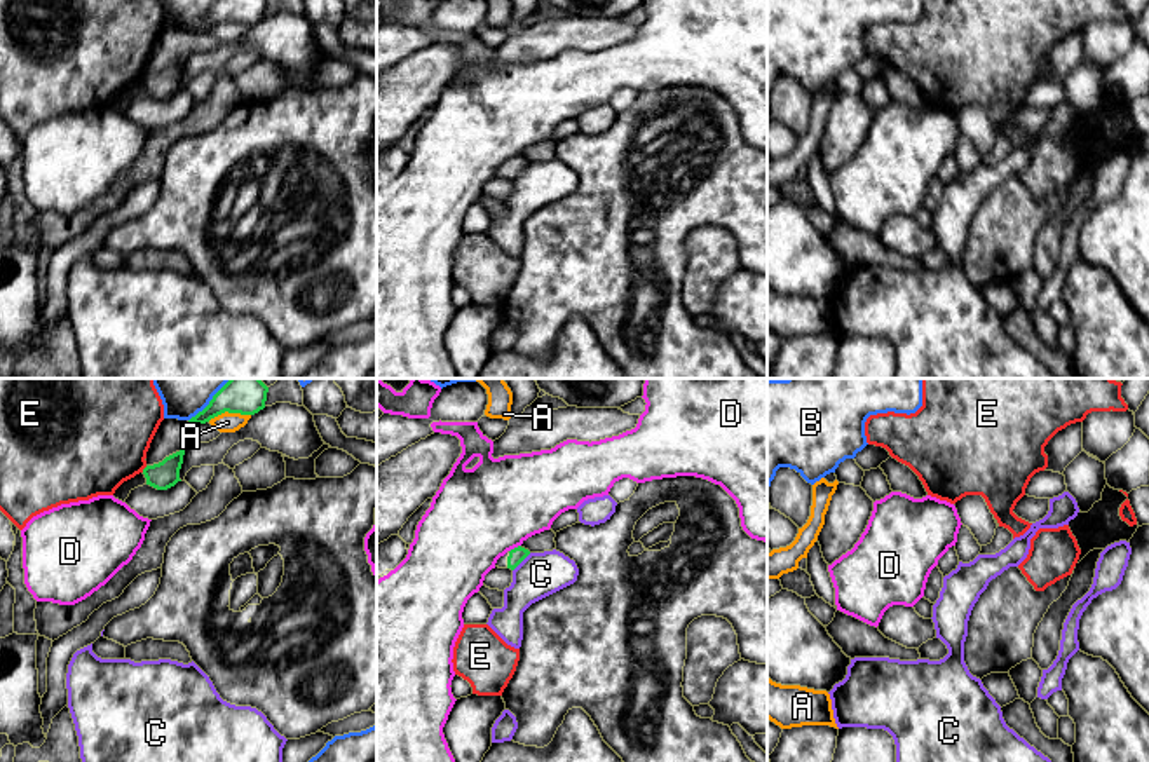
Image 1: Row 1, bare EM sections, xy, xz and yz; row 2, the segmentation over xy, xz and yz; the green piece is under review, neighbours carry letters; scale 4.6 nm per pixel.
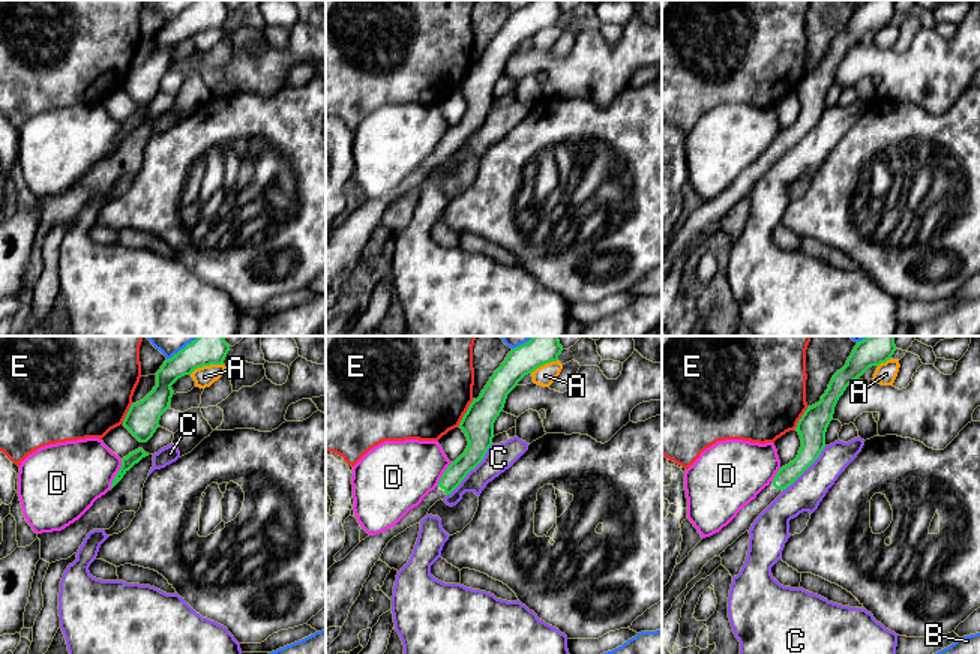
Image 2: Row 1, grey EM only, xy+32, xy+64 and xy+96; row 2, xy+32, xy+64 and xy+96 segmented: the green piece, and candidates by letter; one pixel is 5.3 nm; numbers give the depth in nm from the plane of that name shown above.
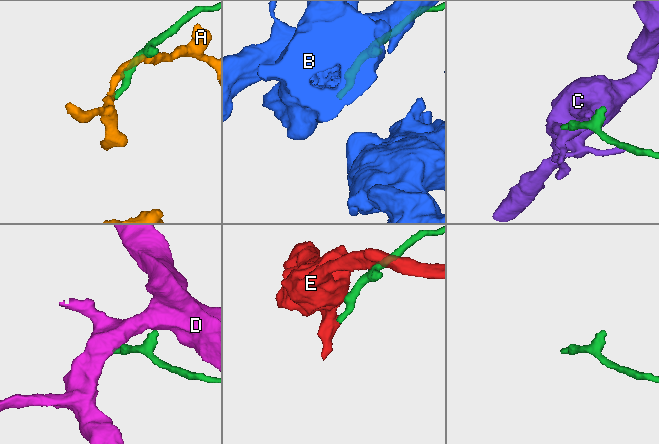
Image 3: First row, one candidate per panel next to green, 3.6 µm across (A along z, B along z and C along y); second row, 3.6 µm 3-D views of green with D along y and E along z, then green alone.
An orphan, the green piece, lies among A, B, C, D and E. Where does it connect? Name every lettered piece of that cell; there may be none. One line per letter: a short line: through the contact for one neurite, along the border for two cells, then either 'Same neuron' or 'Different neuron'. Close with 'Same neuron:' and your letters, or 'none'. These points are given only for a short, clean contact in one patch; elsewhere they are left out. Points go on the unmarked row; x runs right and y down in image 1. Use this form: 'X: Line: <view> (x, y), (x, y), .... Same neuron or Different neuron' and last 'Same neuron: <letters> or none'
A: Line: xy (250, 23), (222, 21), (208, 30). Different neuron
B: Different neuron
C: Line: xz (530, 163), (513, 180). Different neuron
D: Line: xz (520, 154), (509, 161). Different neuron
E: Line: xy (147, 75), (142, 81). Different neuron
Same neuron: none

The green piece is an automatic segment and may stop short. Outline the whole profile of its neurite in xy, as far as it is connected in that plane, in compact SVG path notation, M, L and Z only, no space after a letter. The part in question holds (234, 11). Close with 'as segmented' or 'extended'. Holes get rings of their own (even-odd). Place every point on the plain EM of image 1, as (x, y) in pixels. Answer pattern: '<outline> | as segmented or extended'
M218 0L209 14L188 31L206 33L225 21L255 24L265 17L267 2L269 0Z | as segmented

